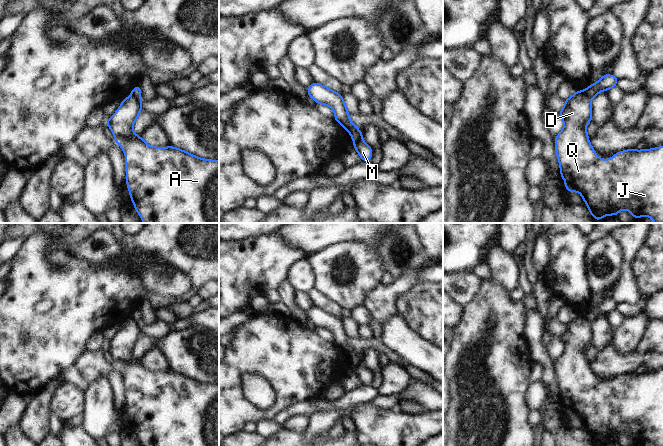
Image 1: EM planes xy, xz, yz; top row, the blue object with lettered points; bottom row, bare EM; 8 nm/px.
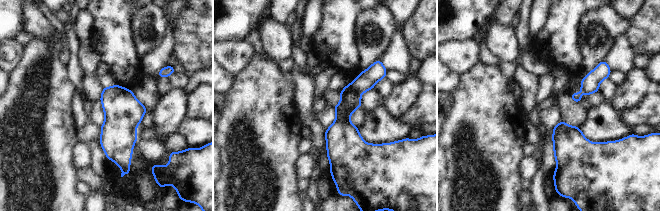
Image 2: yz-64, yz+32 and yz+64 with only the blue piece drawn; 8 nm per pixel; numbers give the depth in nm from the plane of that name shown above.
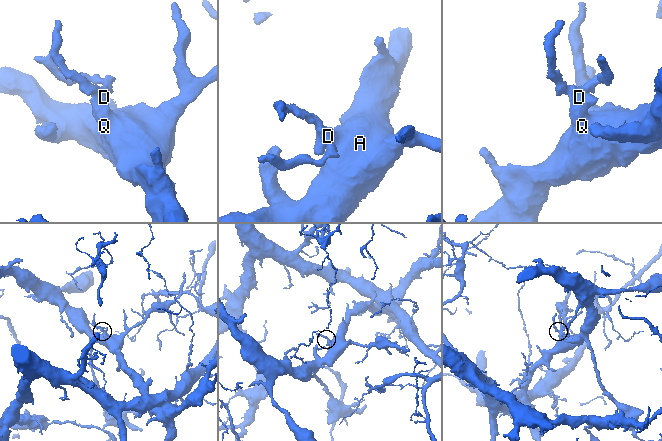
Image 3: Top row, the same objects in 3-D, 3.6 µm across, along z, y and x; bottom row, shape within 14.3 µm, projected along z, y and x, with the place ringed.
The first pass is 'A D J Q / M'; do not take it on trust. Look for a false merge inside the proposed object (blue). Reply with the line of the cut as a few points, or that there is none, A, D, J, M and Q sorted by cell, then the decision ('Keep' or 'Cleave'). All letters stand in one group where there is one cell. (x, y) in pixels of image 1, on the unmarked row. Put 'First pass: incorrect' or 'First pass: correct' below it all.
Split along yz (581, 315), (591, 322). Groups: A D J Q / M. Cleave.
First pass: correct

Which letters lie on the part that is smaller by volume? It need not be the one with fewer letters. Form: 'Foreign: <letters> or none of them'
Foreign: M

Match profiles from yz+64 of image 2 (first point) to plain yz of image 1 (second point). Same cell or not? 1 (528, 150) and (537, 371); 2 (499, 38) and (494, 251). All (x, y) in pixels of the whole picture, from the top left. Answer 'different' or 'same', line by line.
1: same
2: same

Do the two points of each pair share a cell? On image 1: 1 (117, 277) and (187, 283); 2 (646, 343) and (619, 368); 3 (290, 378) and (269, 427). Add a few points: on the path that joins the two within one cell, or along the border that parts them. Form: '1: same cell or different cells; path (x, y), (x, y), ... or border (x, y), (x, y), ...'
1: different cells; border (124, 263), (151, 292), (159, 294)
2: different cells; border (637, 350), (642, 352), (652, 351)
3: different cells; border (271, 418), (261, 418), (255, 423)

